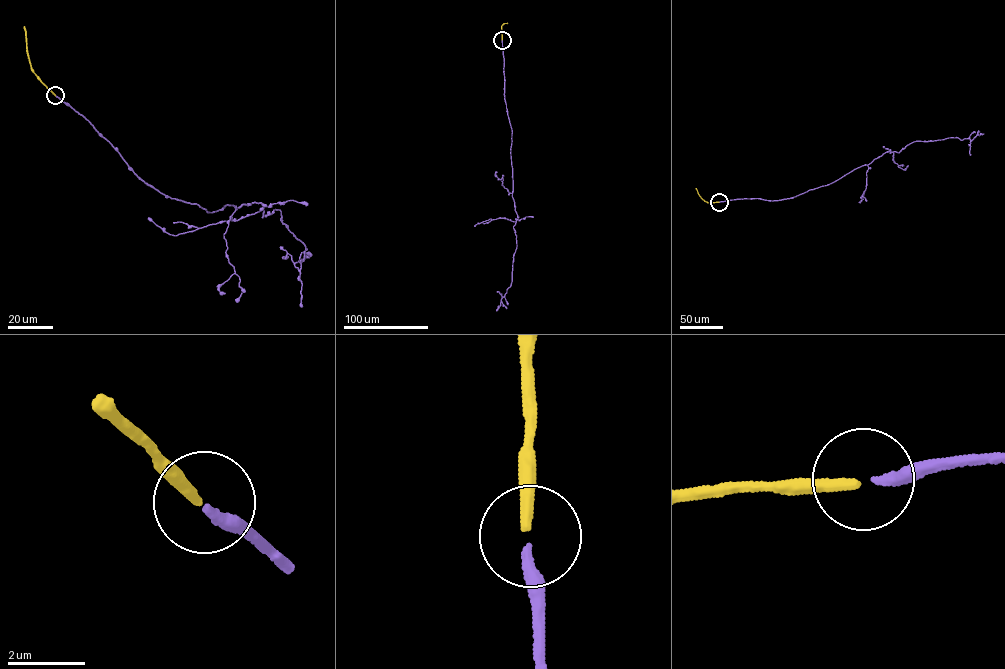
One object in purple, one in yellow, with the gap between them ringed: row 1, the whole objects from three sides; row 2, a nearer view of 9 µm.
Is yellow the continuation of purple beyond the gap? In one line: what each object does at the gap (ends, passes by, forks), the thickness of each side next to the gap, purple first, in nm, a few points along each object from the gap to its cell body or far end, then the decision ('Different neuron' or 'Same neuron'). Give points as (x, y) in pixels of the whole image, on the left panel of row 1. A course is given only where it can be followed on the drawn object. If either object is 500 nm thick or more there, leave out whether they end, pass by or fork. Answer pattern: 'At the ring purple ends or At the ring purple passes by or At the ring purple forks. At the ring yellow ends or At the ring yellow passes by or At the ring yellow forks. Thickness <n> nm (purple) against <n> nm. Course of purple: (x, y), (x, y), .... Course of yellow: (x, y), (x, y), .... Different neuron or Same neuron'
At the ring purple ends. At the ring yellow ends. Thickness 280 nm (purple) against 280 nm. Course of purple: (56, 95), (171, 199), (209, 213), (261, 203), (262, 217), (280, 210), (306, 249), (298, 270), (282, 257). Course of yellow: (55, 95), (31, 68), (23, 26). Same neuron

